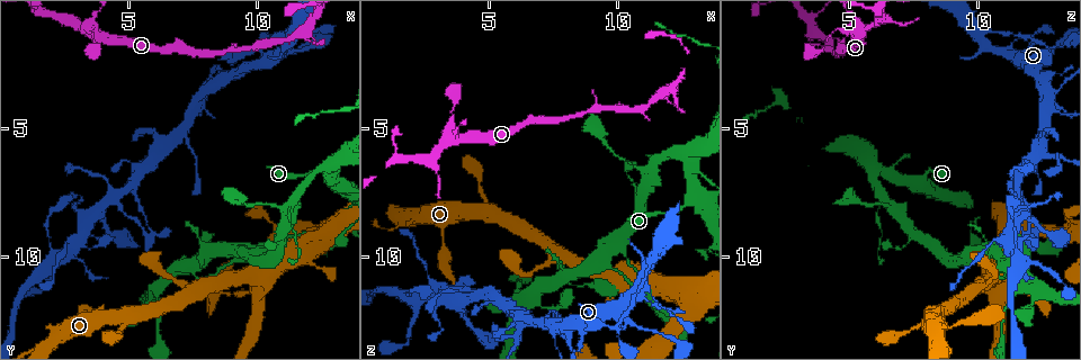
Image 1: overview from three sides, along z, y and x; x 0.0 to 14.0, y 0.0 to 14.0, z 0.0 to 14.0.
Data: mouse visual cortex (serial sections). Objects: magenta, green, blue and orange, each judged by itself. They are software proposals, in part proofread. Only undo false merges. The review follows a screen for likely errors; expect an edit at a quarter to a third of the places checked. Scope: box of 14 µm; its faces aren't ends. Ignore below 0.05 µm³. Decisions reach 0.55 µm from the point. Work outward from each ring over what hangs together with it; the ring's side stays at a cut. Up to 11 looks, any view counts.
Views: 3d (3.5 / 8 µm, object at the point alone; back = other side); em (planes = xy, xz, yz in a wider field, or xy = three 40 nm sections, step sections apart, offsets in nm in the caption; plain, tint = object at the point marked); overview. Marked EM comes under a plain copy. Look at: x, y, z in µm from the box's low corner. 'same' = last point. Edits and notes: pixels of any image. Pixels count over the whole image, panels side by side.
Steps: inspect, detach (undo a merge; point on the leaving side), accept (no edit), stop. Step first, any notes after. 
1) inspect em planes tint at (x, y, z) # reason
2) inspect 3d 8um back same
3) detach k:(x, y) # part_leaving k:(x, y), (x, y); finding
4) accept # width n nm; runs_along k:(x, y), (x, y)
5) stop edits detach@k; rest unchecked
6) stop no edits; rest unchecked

inspect 3d 3.5um at (7.2, 5.1, 12.6) # thick turns thin

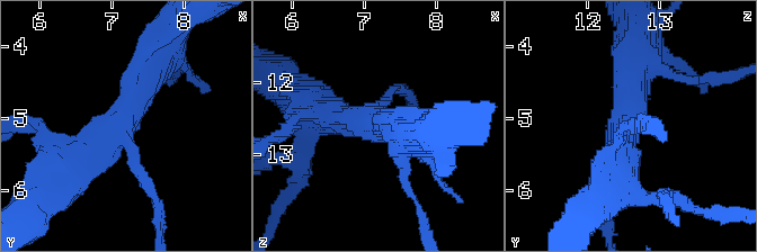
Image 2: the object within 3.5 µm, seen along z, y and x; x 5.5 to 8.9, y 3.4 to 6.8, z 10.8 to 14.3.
inspect em planes tint at (7.10, 5.05, 12.55) # arms 3; arm_widths 100, 350, 400 nm; now the EM

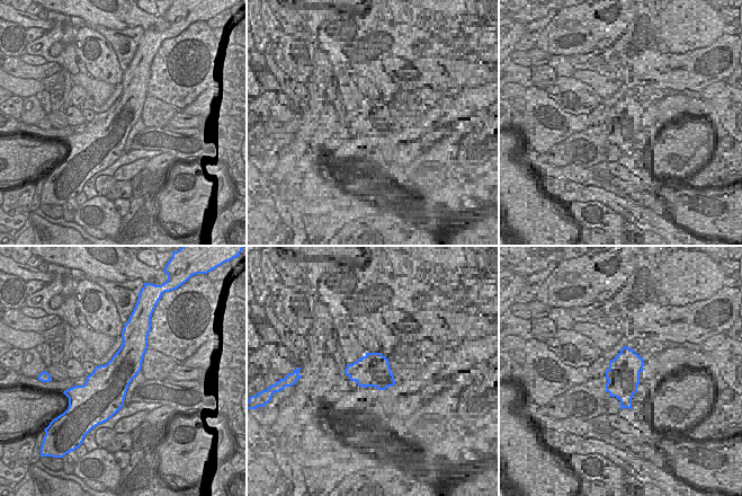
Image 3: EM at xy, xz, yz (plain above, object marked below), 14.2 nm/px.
accept # all the same cell

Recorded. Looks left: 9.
inspect 3d 3.5um at (4.5, 7.7, 11.3)

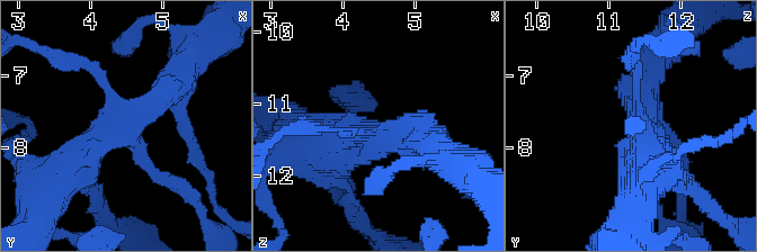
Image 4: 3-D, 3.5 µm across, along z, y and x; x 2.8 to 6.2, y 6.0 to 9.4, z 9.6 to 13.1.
inspect em xy step 3 tint at (4.55, 7.75, 11.40) # arms 4; arm_widths 100, 150, 450, 500 nm; now the EM

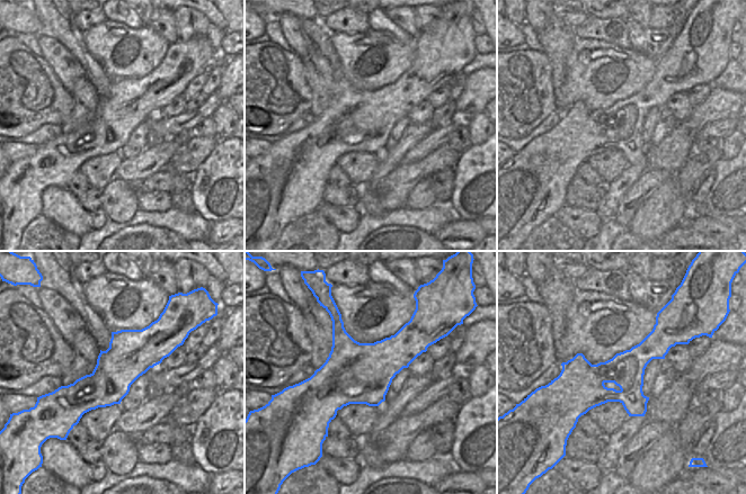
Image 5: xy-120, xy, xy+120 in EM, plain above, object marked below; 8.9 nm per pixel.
accept # runs_along 4:(180, 74), (67, 171); all the same cell

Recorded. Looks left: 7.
inspect 3d 3.5um at (11.2, 8.0, 6.6)

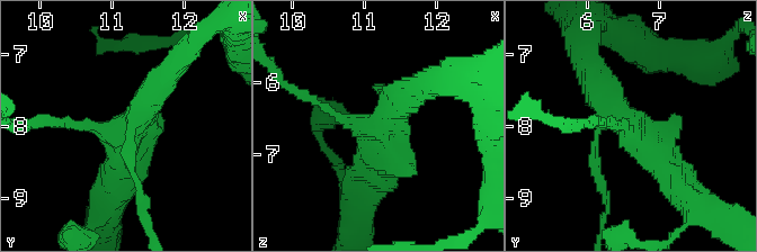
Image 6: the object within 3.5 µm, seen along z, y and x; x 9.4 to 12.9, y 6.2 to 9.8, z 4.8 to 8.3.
inspect em xy step 2 tint at (11.20, 8.05, 6.60)

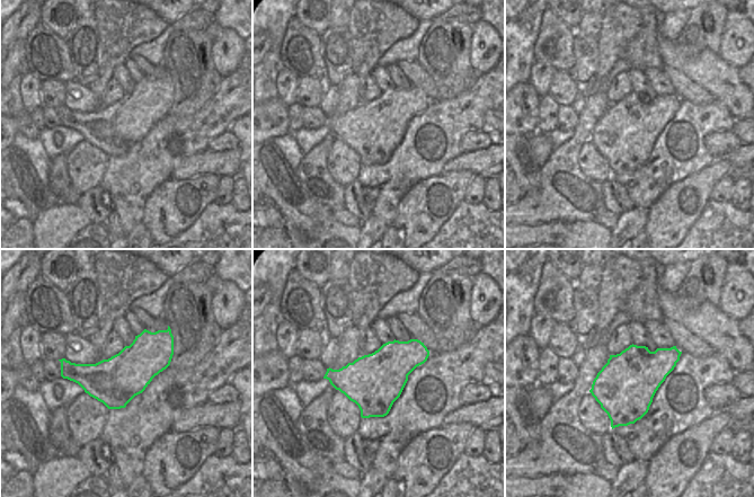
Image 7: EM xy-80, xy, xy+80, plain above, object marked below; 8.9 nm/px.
accept # runs_along 6:(595, 73), (603, 93), (684, 190); one cell here

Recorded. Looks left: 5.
inspect em planes tint at (2.3, 10.2, 11.6) # small branch off a trunk

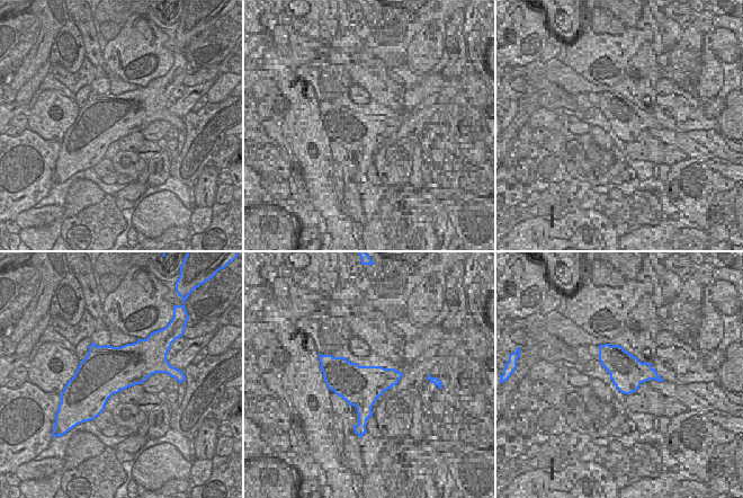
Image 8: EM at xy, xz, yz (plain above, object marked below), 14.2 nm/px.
inspect 3d 3.5um same

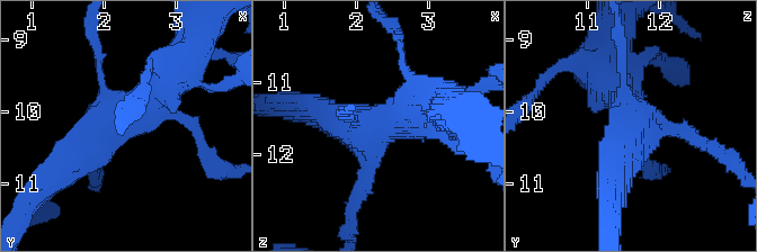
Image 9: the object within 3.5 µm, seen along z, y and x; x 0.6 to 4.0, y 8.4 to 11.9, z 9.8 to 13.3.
accept # width 700 nm; runs_along 9:(176, 70), (65, 163); one cell here

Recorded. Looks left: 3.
inspect 3d 3.5um at (9.4, 9.8, 10.2) # thin arm on a thick one

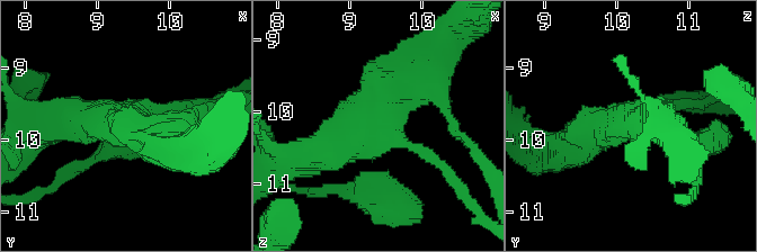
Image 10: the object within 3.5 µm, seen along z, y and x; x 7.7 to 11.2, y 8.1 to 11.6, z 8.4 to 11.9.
inspect em planes tint at (9.35, 9.70, 10.15) # now the EM

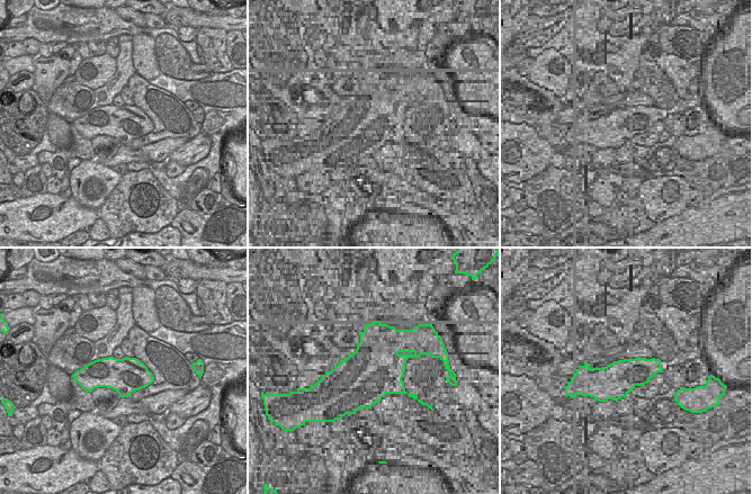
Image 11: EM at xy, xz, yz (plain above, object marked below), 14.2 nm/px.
accept # arm_widths 200, 500, 500 nm; runs_along 10:(421, 66), (349, 138), (308, 153); all the same cell

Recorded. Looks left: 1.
stop no edits; rest unchecked

